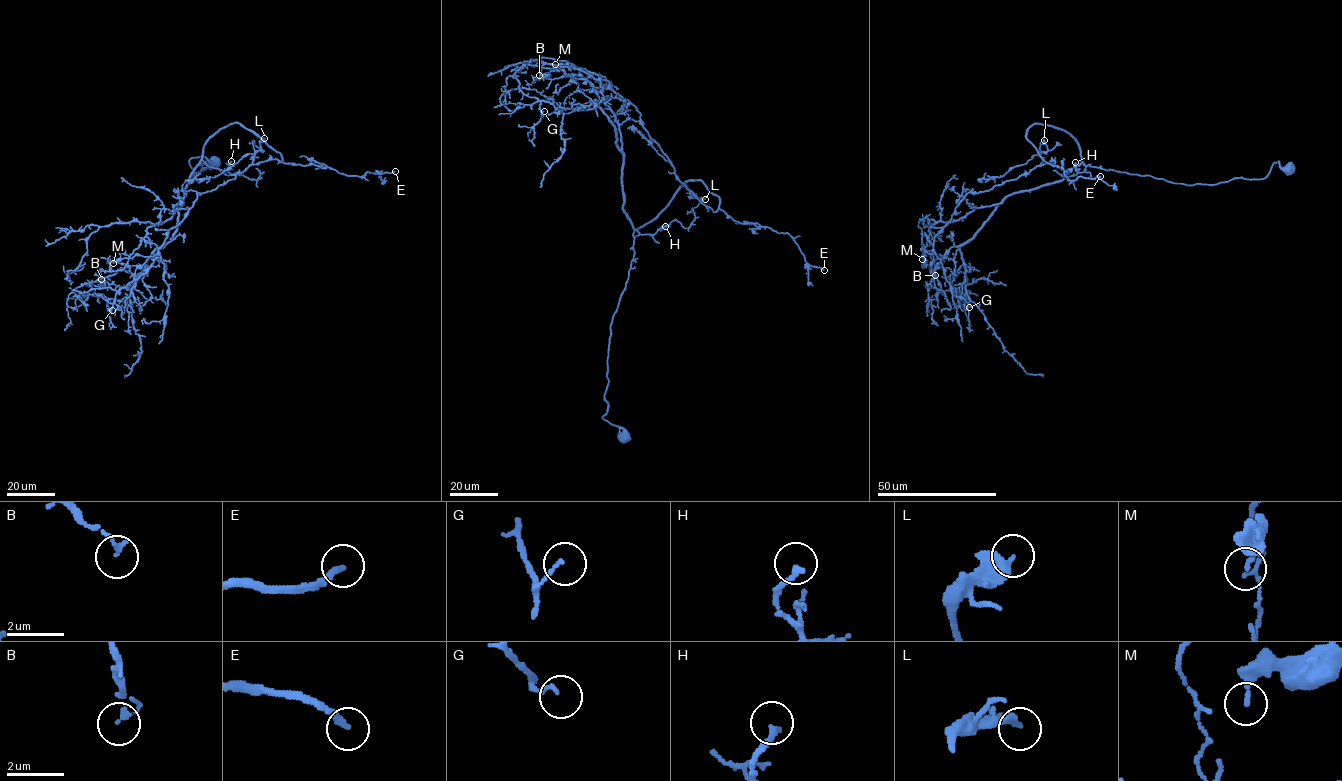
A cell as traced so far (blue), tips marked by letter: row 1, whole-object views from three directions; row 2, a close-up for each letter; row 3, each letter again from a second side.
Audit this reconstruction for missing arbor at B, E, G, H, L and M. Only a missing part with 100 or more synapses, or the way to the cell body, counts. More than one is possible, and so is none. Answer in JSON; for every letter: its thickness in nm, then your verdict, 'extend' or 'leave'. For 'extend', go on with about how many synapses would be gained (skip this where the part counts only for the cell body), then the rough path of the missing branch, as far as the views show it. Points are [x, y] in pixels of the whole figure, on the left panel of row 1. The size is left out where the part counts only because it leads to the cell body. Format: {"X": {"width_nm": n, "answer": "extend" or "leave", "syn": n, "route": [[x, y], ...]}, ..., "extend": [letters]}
{"B": {"width_nm": 170, "answer": "leave"}, "E": {"width_nm": 220, "answer": "extend", "syn": 180}, "G": {"width_nm": 120, "answer": "leave"}, "H": {"width_nm": 240, "answer": "leave"}, "L": {"width_nm": 280, "answer": "leave"}, "M": {"width_nm": 110, "answer": "leave"}, "extend": ["E"]}

